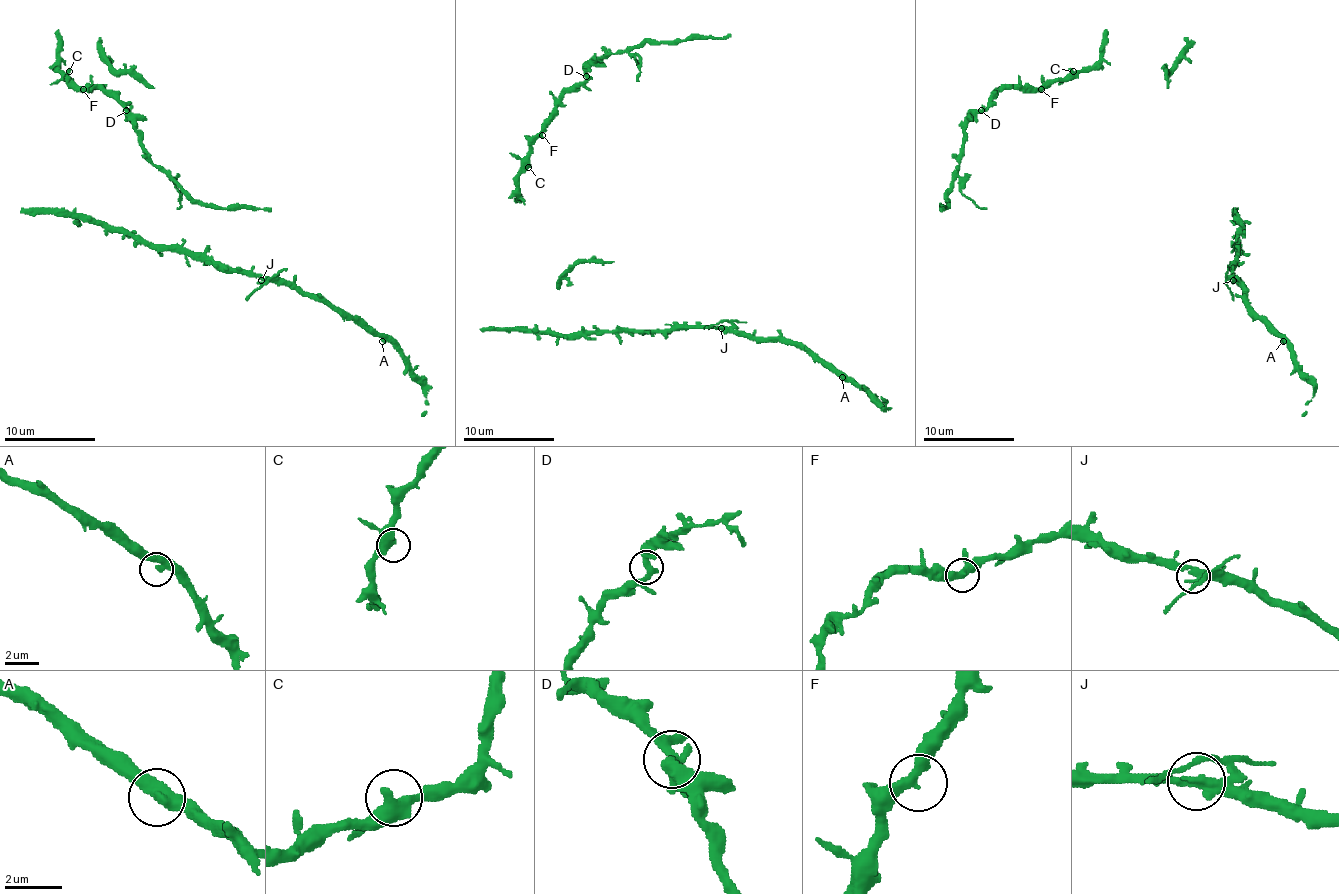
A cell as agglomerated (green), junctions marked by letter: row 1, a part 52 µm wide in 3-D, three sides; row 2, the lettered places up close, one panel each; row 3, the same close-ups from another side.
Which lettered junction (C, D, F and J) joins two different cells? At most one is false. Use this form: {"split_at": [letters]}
{"split_at": []}

